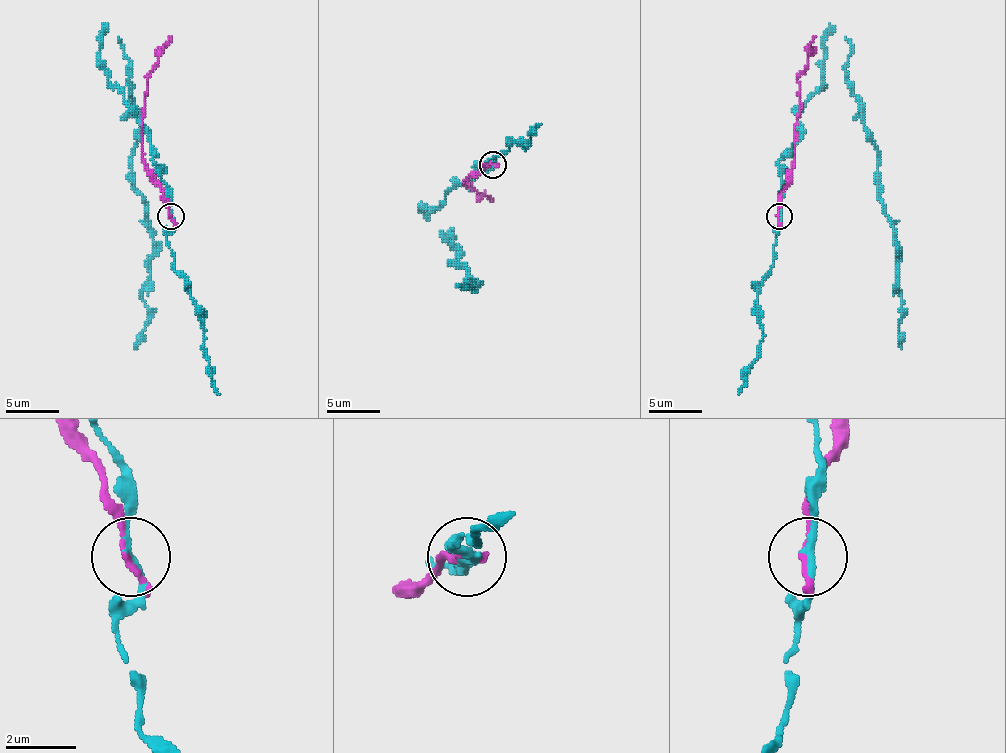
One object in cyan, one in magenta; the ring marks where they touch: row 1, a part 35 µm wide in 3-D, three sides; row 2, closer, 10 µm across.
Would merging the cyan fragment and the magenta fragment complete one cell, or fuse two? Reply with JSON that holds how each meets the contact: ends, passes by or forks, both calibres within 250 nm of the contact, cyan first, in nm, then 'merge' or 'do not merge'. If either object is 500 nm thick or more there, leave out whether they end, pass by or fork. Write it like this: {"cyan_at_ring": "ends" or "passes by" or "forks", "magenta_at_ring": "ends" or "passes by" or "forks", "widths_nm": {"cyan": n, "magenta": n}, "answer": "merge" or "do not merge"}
{"cyan_at_ring": "passes by", "magenta_at_ring": "ends", "widths_nm": {"cyan": 200, "magenta": 200}, "answer": "do not merge"}

